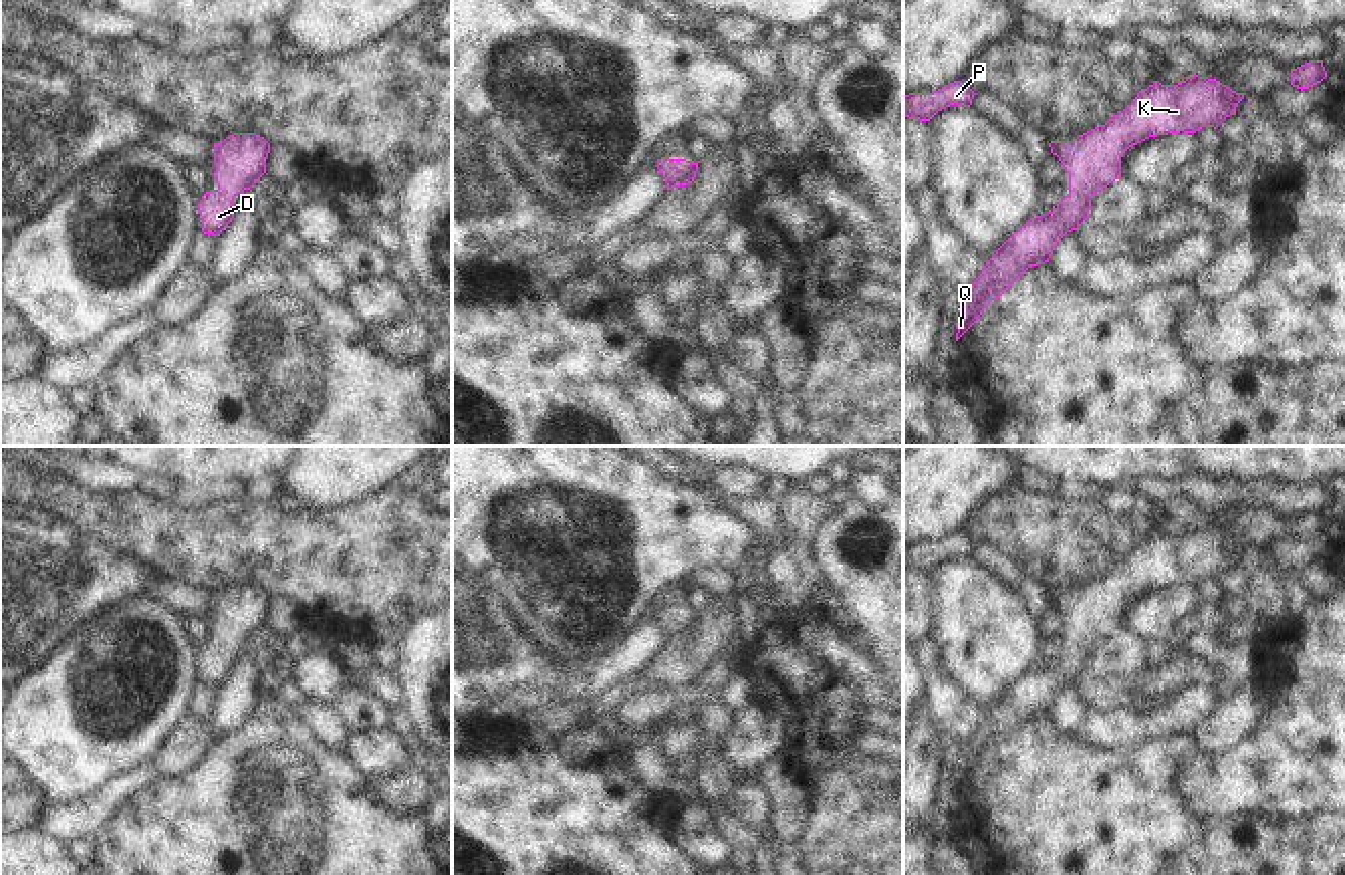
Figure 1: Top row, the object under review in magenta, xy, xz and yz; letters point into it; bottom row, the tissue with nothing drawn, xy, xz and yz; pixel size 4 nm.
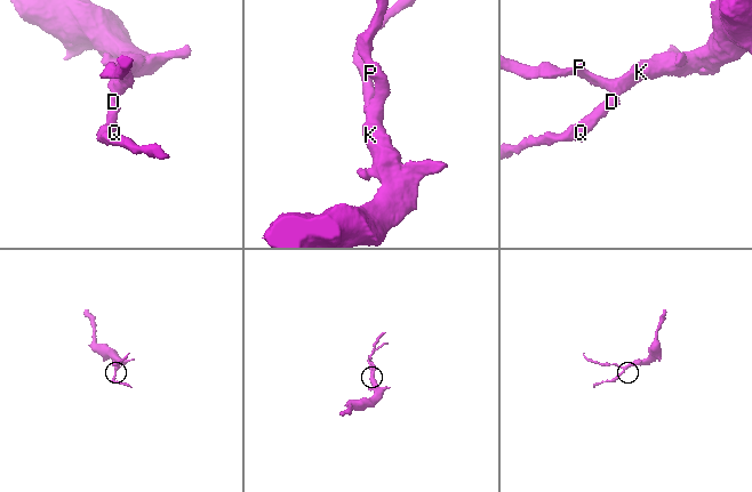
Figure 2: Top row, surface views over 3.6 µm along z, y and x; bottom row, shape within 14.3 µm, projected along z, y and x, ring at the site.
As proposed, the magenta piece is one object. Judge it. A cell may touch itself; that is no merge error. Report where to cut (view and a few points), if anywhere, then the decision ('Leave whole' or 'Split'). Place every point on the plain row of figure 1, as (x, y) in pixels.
No split. Leave whole.

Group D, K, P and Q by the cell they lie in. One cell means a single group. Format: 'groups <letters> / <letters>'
groups D K P Q

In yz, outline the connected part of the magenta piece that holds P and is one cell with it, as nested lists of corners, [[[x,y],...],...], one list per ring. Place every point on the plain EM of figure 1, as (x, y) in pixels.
[[[954,532],[934,544],[909,544],[903,548],[903,569],[930,573],[938,562],[958,556],[970,558],[974,550],[974,542],[968,534]]]

